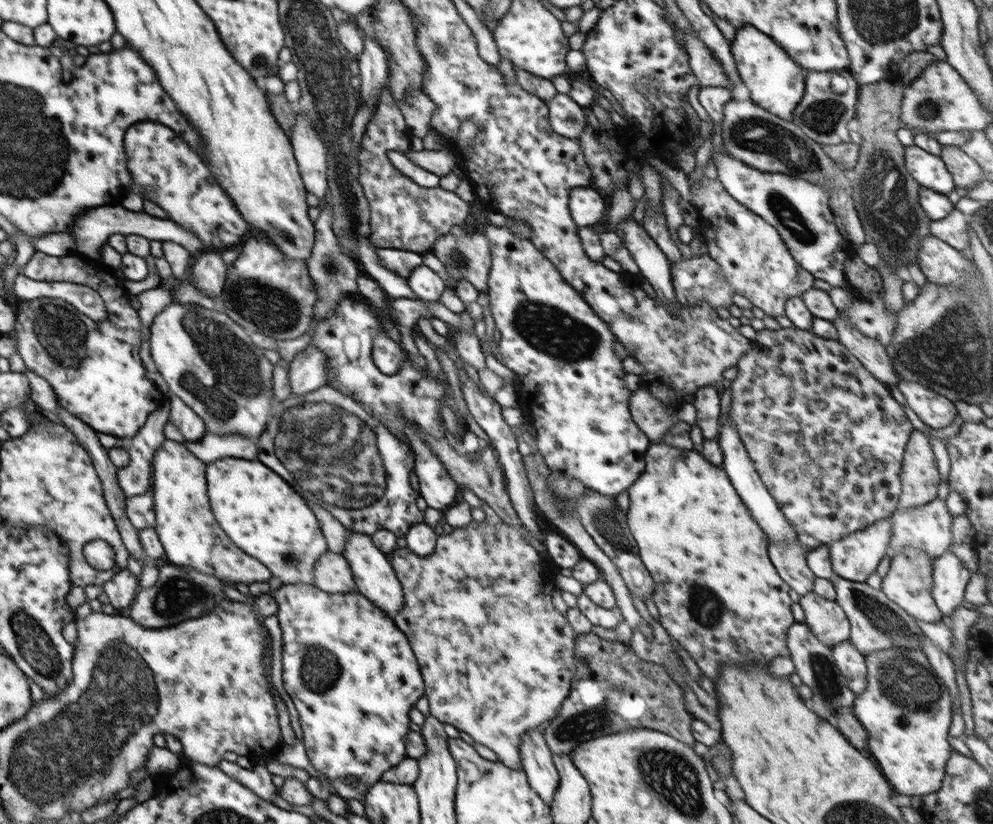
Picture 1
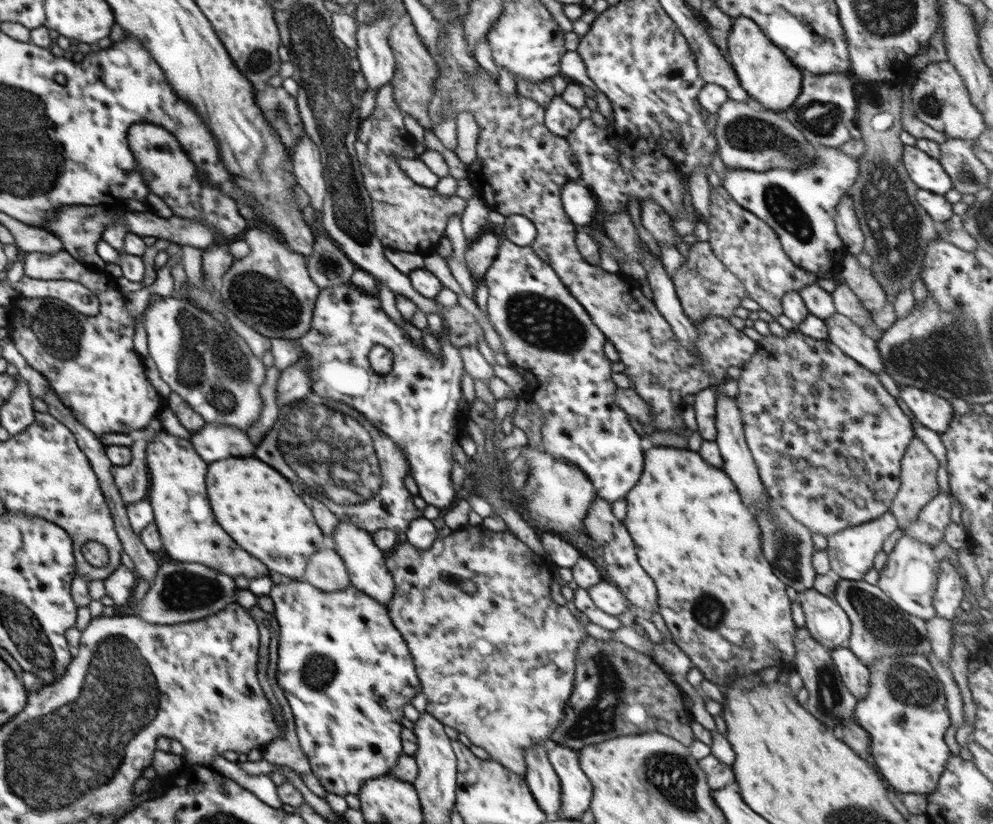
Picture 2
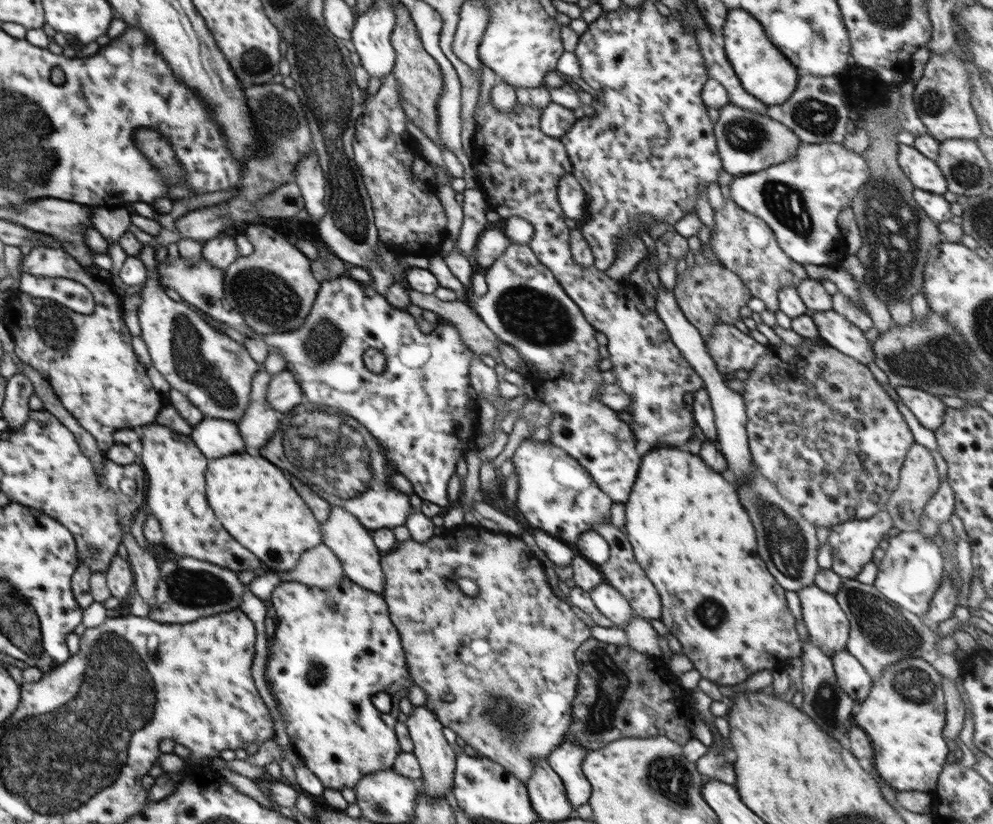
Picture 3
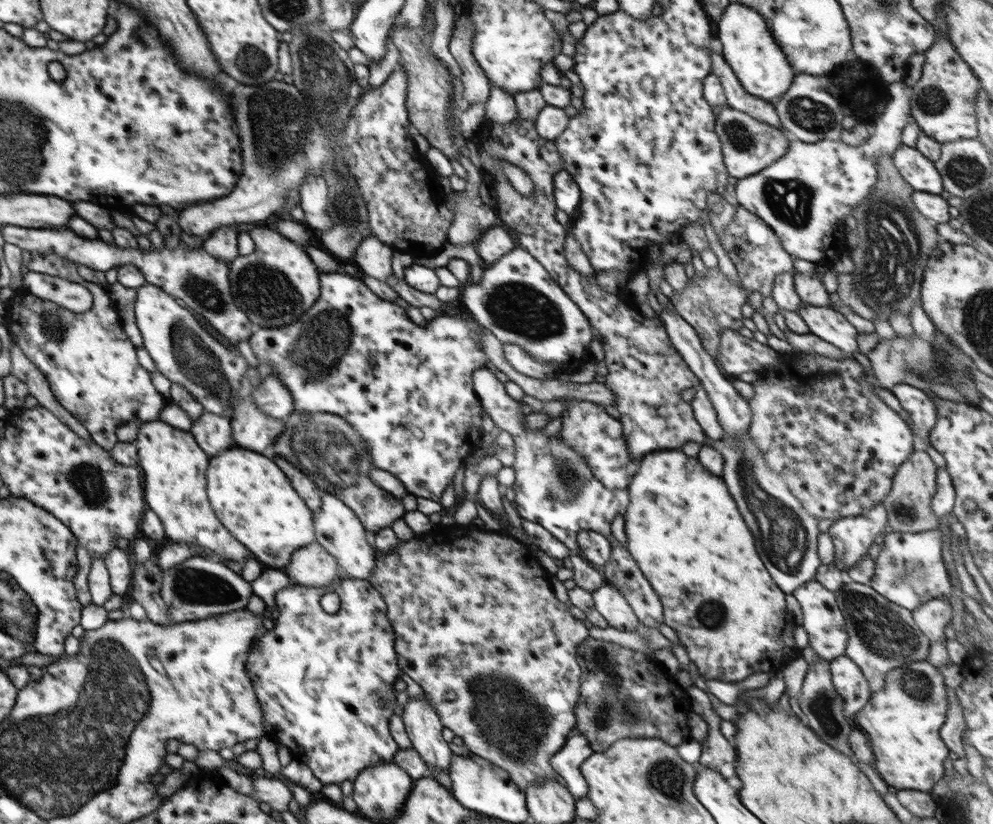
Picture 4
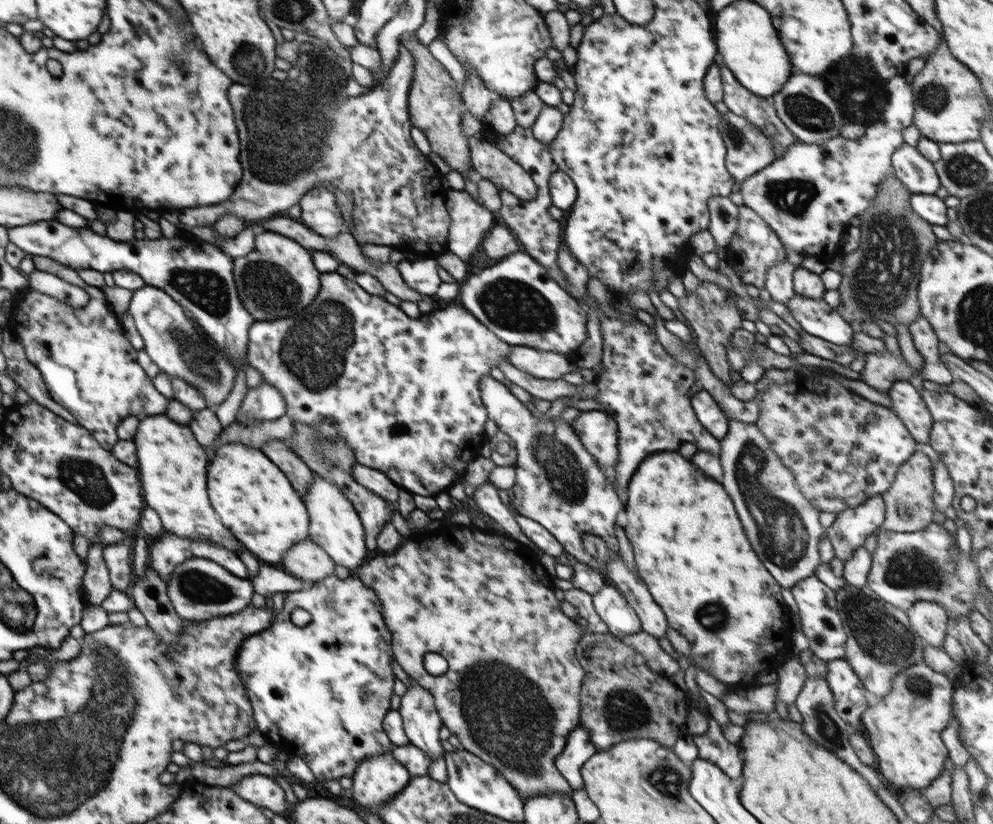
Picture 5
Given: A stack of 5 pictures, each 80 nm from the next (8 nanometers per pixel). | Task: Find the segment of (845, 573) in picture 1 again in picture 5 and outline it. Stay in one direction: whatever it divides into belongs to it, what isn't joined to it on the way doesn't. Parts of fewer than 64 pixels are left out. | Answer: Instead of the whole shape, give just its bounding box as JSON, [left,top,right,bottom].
[826,494,885,560]

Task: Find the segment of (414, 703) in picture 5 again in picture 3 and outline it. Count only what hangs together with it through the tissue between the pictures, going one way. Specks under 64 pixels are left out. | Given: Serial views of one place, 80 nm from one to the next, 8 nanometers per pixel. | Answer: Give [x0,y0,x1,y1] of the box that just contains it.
[406,706,456,796]

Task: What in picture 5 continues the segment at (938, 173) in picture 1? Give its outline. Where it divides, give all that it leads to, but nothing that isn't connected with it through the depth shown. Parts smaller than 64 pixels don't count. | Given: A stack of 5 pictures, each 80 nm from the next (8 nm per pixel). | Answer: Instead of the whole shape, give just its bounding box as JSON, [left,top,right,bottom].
[891,144,941,195]

